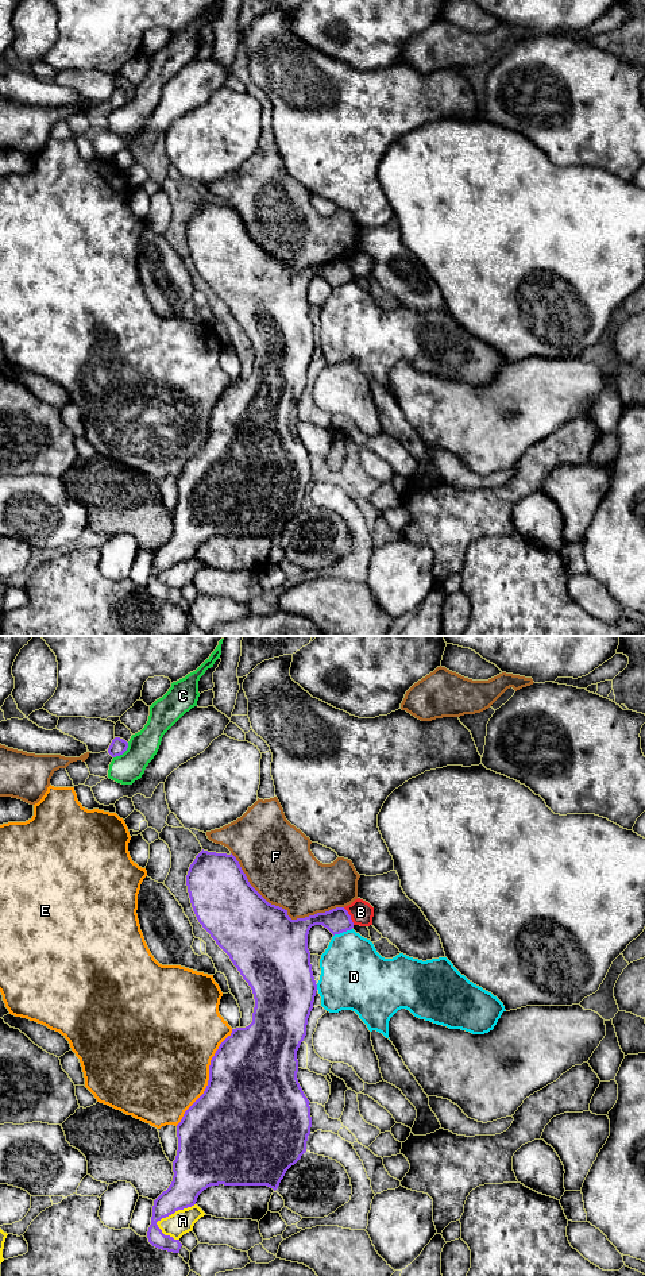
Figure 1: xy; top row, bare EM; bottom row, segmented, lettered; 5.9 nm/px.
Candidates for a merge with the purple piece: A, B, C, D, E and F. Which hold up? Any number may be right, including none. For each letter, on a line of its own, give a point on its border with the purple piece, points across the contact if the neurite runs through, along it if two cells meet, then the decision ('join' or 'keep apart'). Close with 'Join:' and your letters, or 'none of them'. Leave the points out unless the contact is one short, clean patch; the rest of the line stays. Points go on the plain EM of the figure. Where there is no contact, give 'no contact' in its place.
A: contact xy (173, 565); keep apart
B: contact xy (350, 268); border xy (343, 259), (354, 276); keep apart
C: contact xy (123, 104); keep apart
D: contact xy (342, 284); keep apart
E: contact xy (209, 430); keep apart
F: contact xy (281, 259); keep apart
Join: none of them

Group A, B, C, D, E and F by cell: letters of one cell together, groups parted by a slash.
A / B / C / D / E / F

